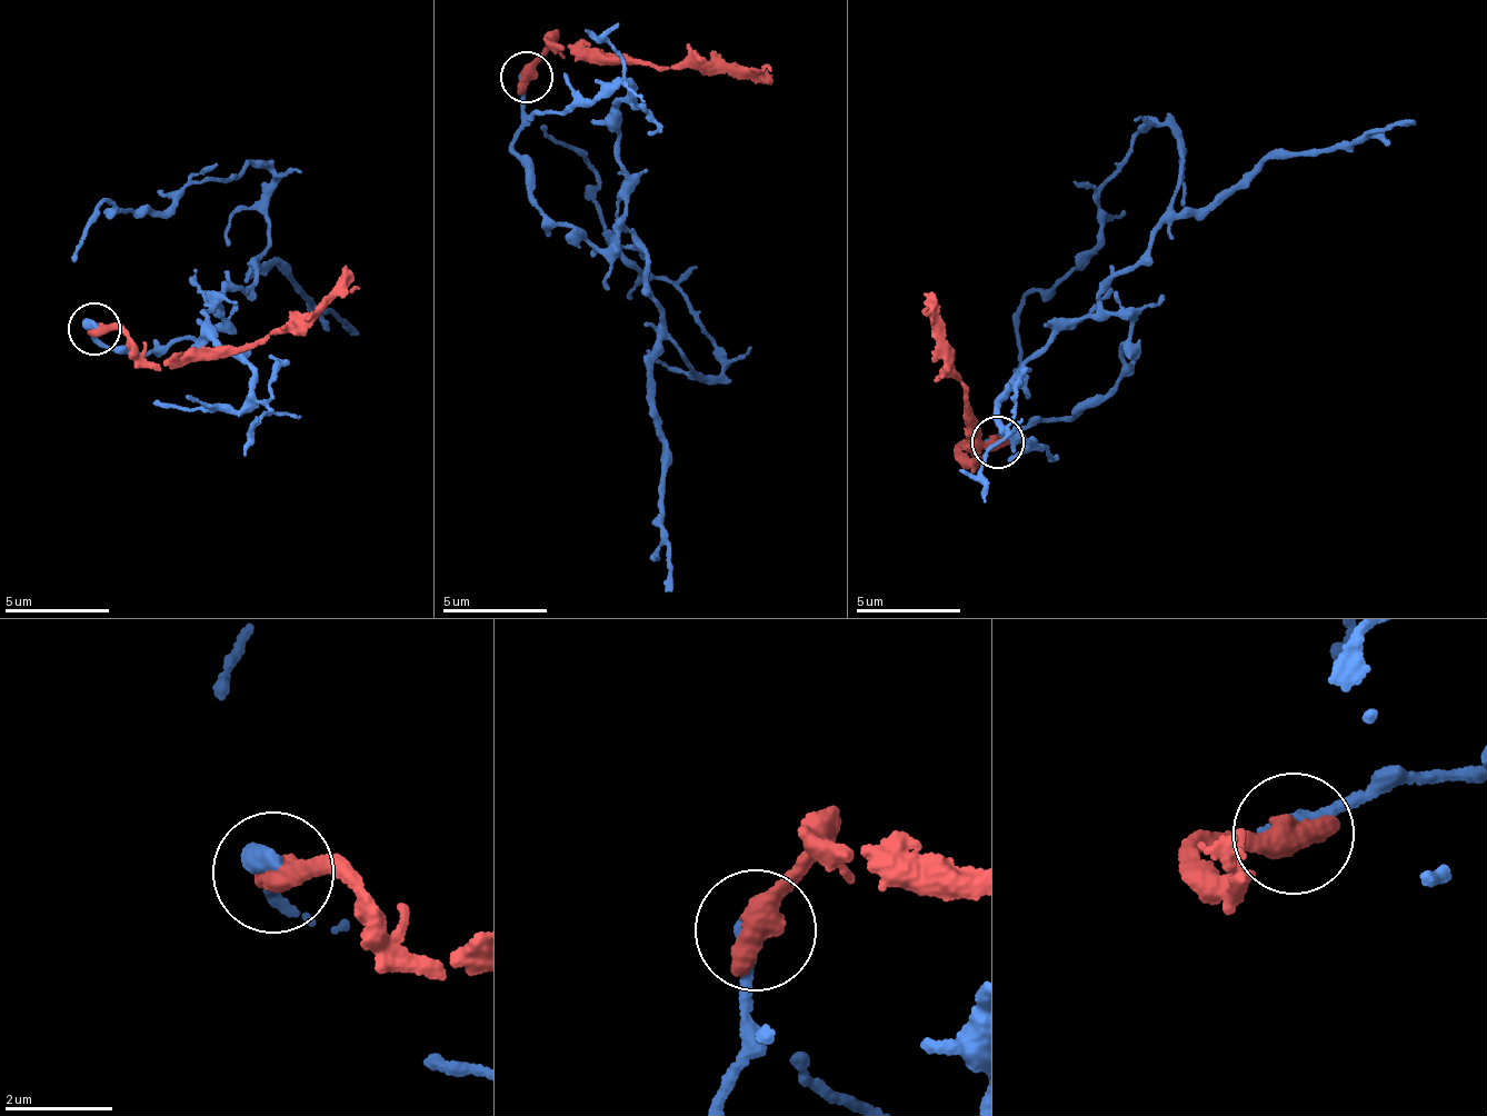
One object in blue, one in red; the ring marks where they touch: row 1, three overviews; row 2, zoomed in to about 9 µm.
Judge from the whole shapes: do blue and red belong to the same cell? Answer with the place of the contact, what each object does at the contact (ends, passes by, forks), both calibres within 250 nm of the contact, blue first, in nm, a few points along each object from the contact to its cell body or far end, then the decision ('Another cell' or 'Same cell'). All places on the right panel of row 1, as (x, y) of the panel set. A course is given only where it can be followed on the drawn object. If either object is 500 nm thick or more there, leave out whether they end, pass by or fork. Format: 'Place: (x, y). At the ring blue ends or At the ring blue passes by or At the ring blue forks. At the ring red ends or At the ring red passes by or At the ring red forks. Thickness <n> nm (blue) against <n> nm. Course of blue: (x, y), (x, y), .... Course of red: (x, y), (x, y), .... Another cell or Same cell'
Place: (998, 441). Thickness 460 nm (blue) against 550 nm. Course of blue: (994, 444), (1116, 392), (1129, 319), (1101, 301), (1177, 191), (1160, 122), (1095, 246), (1027, 294), (1017, 377). Course of red: (998, 442), (964, 445), (961, 456), (976, 460), (964, 448), (964, 387), (946, 368), (931, 328), (934, 291). Another cell

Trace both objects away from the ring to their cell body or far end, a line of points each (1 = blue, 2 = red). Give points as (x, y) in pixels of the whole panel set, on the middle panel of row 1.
1: (527, 72), (531, 202), (625, 232), (678, 350), (725, 369), (538, 127)
2: (527, 77), (550, 37), (560, 46), (584, 40), (609, 57), (660, 68), (698, 59), (739, 66), (768, 86)

